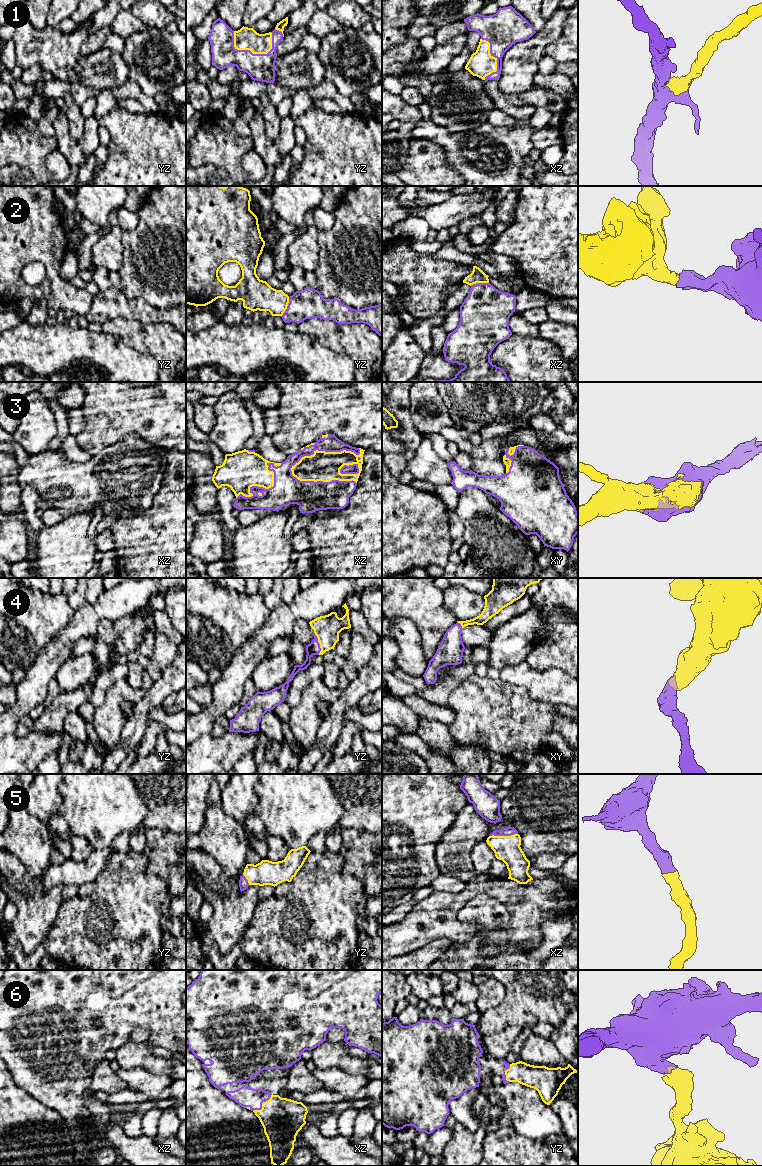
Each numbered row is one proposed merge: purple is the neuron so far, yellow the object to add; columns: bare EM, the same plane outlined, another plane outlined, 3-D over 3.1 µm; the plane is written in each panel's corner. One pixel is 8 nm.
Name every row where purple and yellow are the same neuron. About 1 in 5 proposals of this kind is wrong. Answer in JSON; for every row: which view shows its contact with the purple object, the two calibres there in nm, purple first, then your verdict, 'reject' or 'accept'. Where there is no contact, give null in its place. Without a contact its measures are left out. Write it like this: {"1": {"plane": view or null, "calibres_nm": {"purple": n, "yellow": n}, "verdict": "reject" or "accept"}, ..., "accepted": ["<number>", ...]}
{"1": {"plane": "yz", "calibres_nm": {"purple": 220, "yellow": 180}, "verdict": "accept"}, "2": {"plane": "yz", "calibres_nm": {"purple": 240, "yellow": 240}, "verdict": "reject"}, "3": {"plane": "xz", "calibres_nm": {"purple": 130, "yellow": 240}, "verdict": "accept"}, "4": {"plane": "yz", "calibres_nm": {"purple": 100, "yellow": 200}, "verdict": "accept"}, "5": {"plane": "xz", "calibres_nm": {"purple": 70, "yellow": 200}, "verdict": "accept"}, "6": {"plane": "xz", "calibres_nm": {"purple": 160, "yellow": 320}, "verdict": "accept"}, "accepted": ["1", "3", "4", "5", "6"]}

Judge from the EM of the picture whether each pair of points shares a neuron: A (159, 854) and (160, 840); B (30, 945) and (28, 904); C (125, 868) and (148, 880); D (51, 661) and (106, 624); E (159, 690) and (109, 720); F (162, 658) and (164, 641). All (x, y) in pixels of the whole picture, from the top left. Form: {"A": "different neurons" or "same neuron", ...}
{"A": "same neuron", "B": "same neuron", "C": "same neuron", "D": "different neurons", "E": "different neurons", "F": "same neuron"}

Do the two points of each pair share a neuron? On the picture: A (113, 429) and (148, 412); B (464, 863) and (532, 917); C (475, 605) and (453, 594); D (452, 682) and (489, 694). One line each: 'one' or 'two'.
A: one
B: two
C: one
D: two

